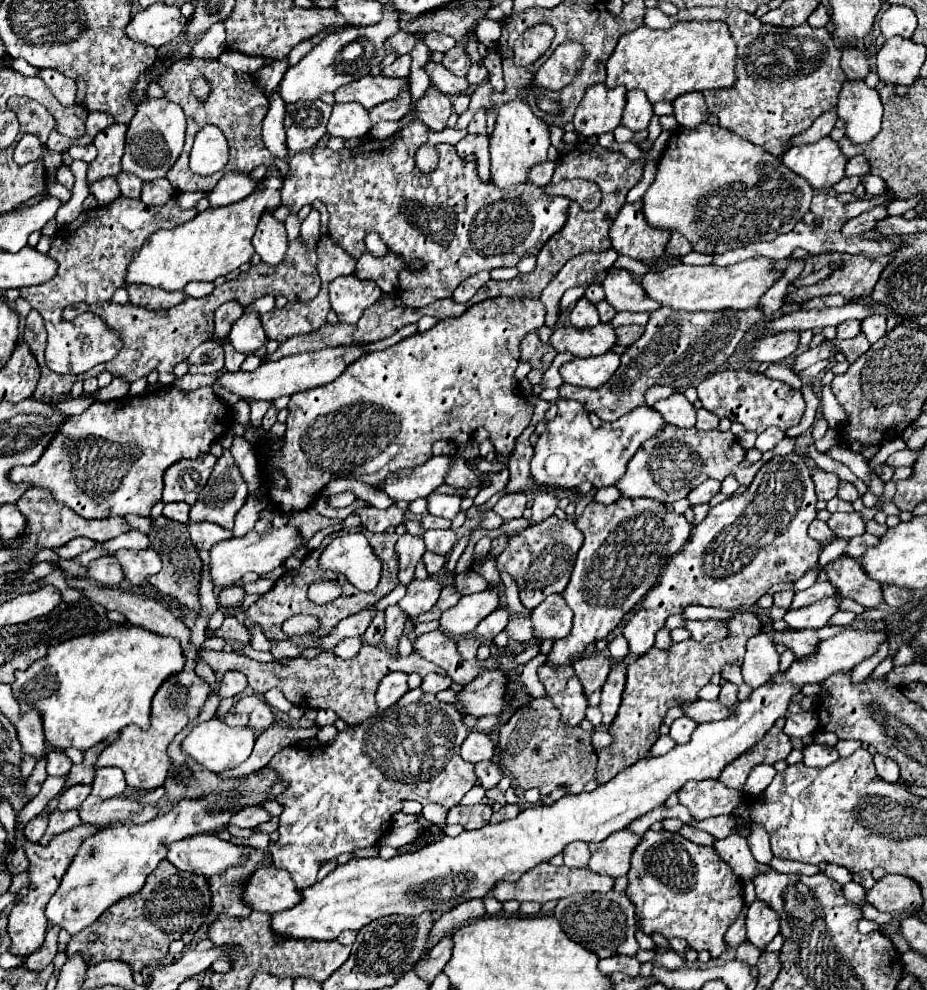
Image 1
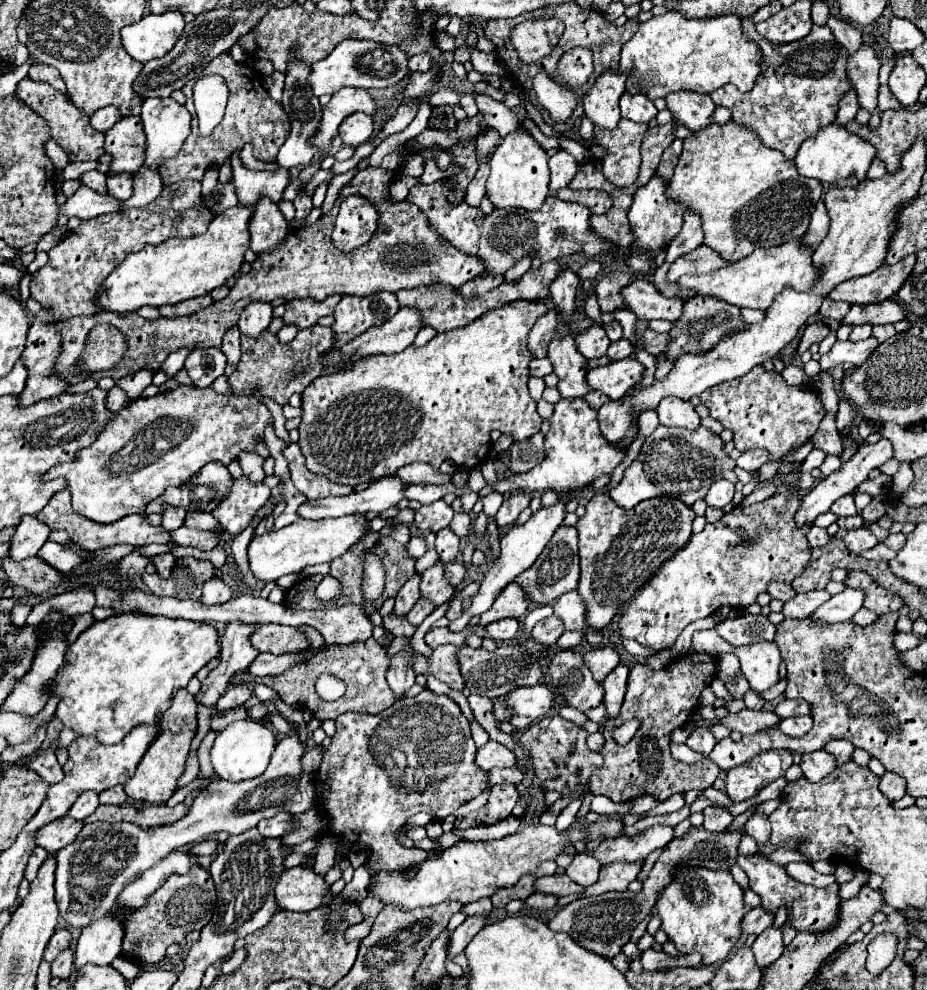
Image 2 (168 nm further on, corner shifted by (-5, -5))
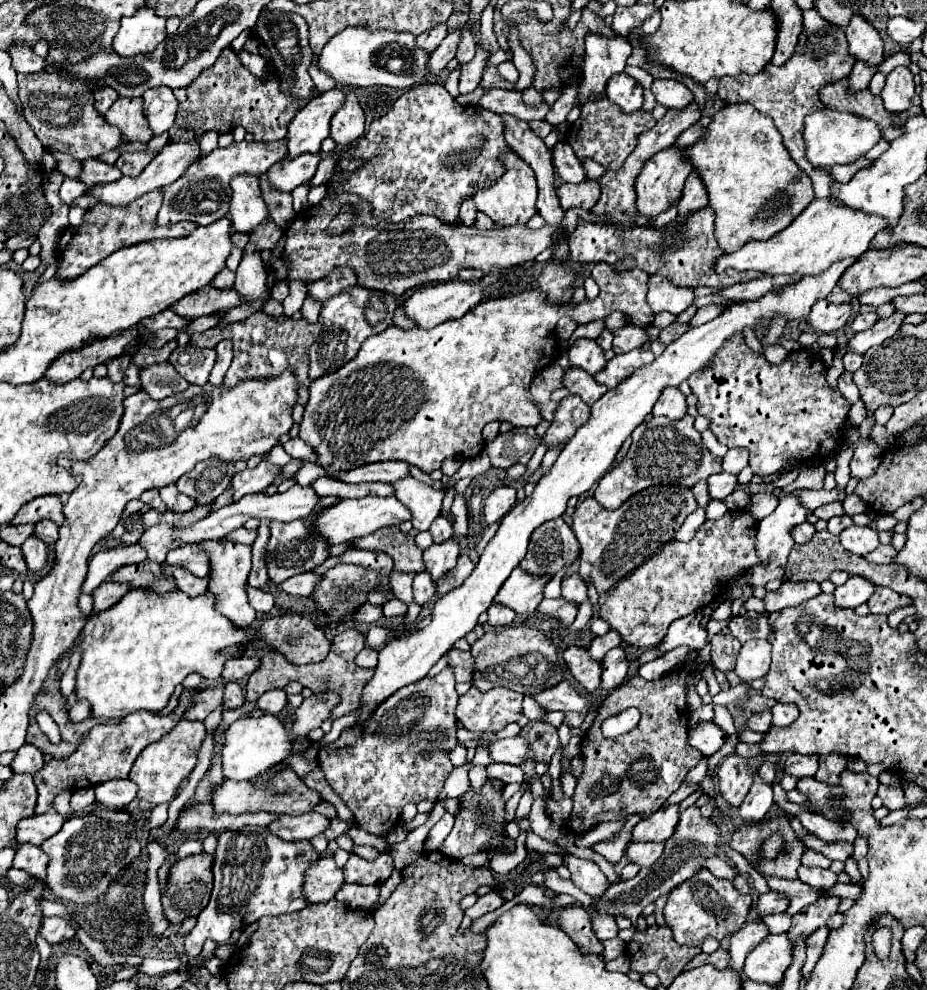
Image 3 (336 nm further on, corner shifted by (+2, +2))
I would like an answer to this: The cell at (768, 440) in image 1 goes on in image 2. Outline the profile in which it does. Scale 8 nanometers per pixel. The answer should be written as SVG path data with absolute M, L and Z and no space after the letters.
M749 450L737 458L737 466L747 472L759 470L765 462L767 462L767 450Z

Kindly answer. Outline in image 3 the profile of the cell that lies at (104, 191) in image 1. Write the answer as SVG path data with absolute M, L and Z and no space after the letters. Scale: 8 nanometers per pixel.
M52 153L52 155L56 157L56 161L58 161L58 171L60 171L62 175L80 179L80 167L82 167L80 161L76 161L76 159L72 159L70 155L64 155L64 153Z

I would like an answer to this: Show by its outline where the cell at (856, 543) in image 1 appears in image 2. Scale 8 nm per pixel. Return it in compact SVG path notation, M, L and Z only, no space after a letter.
M877 544L875 548L863 552L861 556L863 556L863 558L869 558L869 560L885 560L885 562L889 562L889 560L895 558L895 554L897 554L897 552L891 550L891 548L887 548L885 544Z

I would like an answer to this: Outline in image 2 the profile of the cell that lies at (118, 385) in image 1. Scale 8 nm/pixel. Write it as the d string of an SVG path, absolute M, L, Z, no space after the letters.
M139 370L139 372L135 372L135 374L129 374L127 378L121 378L121 380L117 382L117 386L121 386L131 400L135 400L135 398L139 398L141 392L151 384L153 374L155 374L155 372L151 372L151 370Z

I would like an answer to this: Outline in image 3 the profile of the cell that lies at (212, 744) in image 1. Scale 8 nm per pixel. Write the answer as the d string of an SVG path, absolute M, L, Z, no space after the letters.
M270 713L262 717L242 717L234 721L224 733L222 743L222 773L226 779L244 781L254 779L258 773L264 773L272 765L288 759L294 749L290 741L290 733L284 729L284 725Z

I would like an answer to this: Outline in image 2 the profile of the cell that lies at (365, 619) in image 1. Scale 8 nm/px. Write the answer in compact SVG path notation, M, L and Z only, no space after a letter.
M259 654L247 668L249 674L255 676L277 676L283 670L289 670L299 662L299 658L309 658L309 654L287 654L287 658L279 658L273 654Z

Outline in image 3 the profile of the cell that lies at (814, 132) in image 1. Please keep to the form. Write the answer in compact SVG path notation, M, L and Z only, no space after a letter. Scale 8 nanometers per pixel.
M858 61L852 67L850 75L848 75L848 87L850 87L850 91L862 91L862 89L866 89L874 73L876 73L874 67L868 67L866 63L860 63Z

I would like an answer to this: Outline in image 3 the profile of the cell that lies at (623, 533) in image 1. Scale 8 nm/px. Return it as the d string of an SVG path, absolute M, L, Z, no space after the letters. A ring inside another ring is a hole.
M680 485L648 487L632 495L632 499L628 499L628 503L624 503L624 507L616 511L608 511L600 507L594 497L586 497L572 515L572 531L580 543L578 573L582 575L586 585L596 587L598 595L606 593L620 579L642 565L650 555L654 555L664 543L672 541L684 519L696 507L698 505L692 491ZM602 563L606 563L604 569Z

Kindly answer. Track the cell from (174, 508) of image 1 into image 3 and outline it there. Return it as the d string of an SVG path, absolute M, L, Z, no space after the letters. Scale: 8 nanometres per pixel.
M156 489L144 491L144 495L140 497L140 501L144 501L148 507L152 507L152 509L156 509L156 511L160 511L160 513L164 513L164 511L166 511L166 507L164 507L164 501L160 499L160 493L158 493Z

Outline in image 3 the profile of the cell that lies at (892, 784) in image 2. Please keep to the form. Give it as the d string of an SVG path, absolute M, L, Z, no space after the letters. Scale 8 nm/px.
M880 783L880 787L878 787L878 797L882 799L884 807L888 807L890 811L900 809L900 807L906 805L906 801L904 801L904 791L902 791L898 785L884 785L884 783Z

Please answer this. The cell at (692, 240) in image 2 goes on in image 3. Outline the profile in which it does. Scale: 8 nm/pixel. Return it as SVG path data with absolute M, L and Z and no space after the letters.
M692 171L686 179L684 191L682 191L682 199L678 203L678 217L688 217L700 209L704 209L708 205L708 193L698 177L696 171Z

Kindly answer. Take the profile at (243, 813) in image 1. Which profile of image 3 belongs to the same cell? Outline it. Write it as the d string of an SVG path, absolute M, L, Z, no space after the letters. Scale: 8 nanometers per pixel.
M310 811L300 817L278 815L276 823L268 825L268 831L286 841L302 841L302 839L312 839L314 835L320 835L326 827L328 827L328 819L316 811Z

